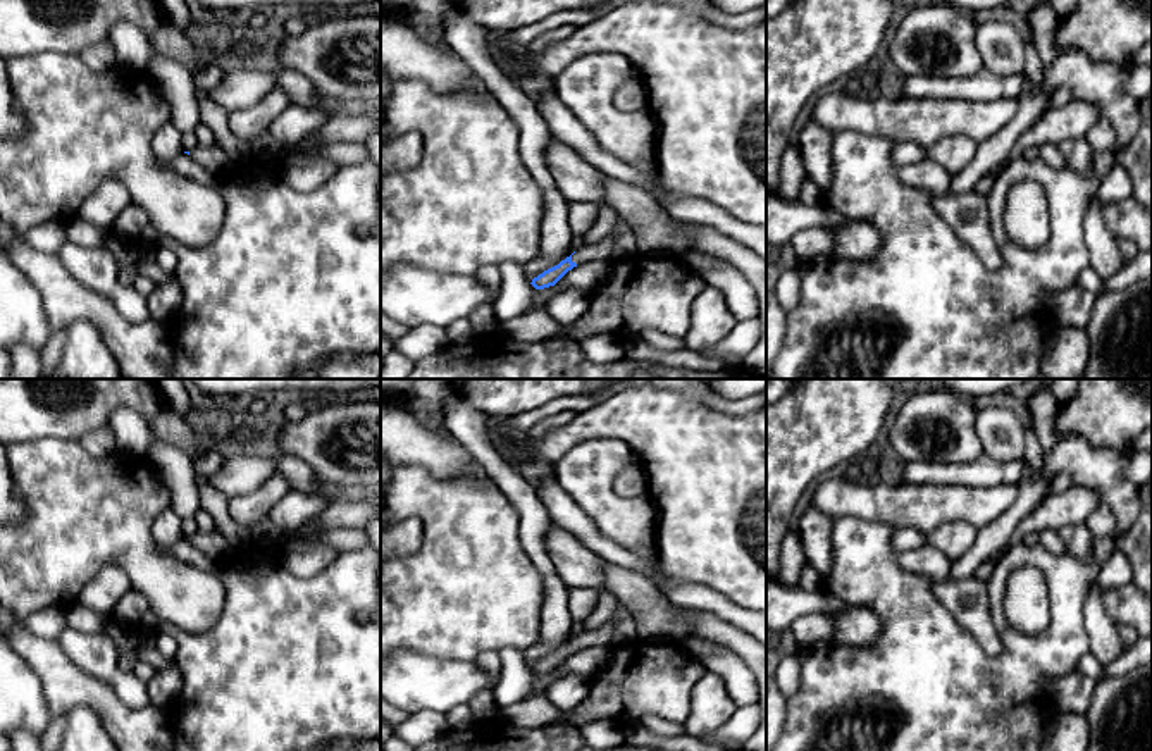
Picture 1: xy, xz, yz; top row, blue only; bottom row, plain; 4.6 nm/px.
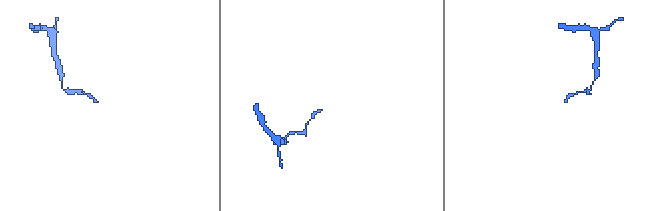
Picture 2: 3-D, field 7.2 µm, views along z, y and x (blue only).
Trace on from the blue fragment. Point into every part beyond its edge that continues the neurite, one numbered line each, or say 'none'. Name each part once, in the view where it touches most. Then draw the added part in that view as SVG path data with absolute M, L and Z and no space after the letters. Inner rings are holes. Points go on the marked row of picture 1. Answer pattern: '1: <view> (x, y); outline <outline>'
1: xz (601, 250); outline M618 217L615 229L610 236L601 239L596 245L579 245L575 253L572 255L572 262L577 265L591 262L591 260L611 260L615 238L623 231L635 231L634 224L625 217Z

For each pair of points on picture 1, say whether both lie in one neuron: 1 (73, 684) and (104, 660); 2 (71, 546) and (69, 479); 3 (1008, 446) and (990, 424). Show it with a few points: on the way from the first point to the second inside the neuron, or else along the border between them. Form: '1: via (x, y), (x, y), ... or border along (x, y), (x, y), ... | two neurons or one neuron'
1: border along (59, 643), (80, 667), (104, 677), (119, 696) | two neurons
2: via (71, 529), (71, 496) | one neuron
3: via (1004, 441), (996, 429) | one neuron

